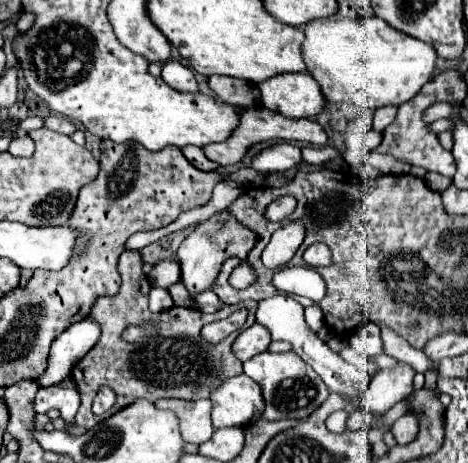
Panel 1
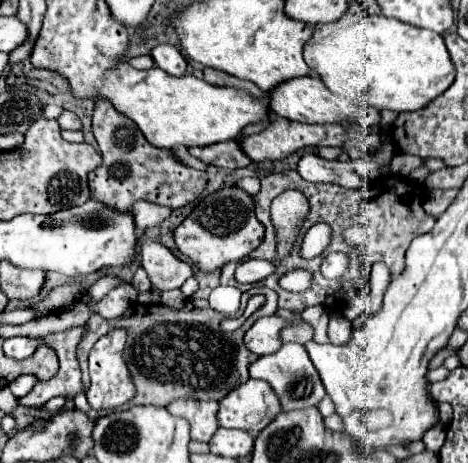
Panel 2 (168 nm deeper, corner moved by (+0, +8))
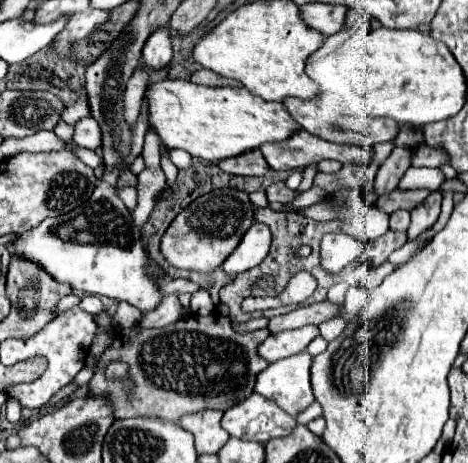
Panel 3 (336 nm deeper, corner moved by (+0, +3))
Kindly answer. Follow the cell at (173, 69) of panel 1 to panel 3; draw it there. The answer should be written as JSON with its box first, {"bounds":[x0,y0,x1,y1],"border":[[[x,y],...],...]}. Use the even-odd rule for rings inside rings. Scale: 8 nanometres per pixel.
{"bounds":[142,29,174,71],"border":[[[160,29],[158,33],[150,35],[150,39],[146,41],[142,49],[142,59],[152,71],[166,69],[174,63],[174,51],[172,51],[170,35],[166,29]]]}

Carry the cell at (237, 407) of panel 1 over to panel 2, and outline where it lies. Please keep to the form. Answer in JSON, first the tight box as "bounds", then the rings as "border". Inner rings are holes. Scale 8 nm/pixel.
{"bounds":[218,378,282,434],"border":[[[250,378],[220,402],[218,422],[222,428],[238,428],[258,434],[278,414],[282,414],[282,406],[278,404],[274,390],[264,380]]]}

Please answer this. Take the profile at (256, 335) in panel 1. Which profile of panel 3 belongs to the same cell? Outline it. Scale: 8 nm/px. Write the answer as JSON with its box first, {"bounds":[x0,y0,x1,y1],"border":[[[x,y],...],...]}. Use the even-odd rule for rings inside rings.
{"bounds":[258,325,318,363],"border":[[[304,325],[300,329],[290,329],[290,331],[280,331],[280,333],[270,333],[260,345],[258,353],[262,359],[268,363],[290,357],[294,353],[300,353],[308,347],[308,343],[318,337],[318,327],[316,325]]]}

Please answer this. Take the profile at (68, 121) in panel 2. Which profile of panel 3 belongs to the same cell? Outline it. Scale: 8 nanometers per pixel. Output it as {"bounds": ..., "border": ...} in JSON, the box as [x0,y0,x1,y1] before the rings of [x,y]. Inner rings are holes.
{"bounds":[74,117,102,149],"border":[[[86,117],[86,119],[80,119],[76,125],[74,125],[74,143],[80,145],[80,147],[88,147],[88,149],[96,149],[100,147],[100,141],[102,141],[102,135],[100,135],[100,125],[96,123],[96,119],[92,117]]]}

